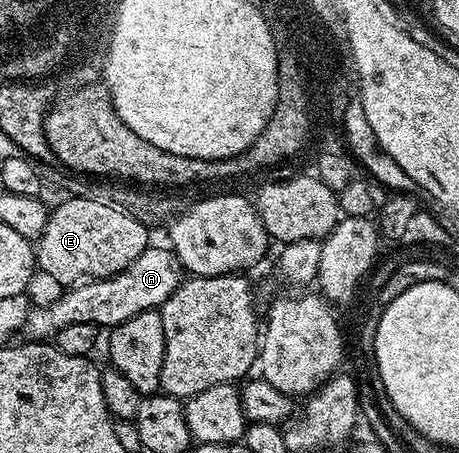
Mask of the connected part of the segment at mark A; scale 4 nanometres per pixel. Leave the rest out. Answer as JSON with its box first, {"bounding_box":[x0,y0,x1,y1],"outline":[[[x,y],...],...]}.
{"bounding_box":[22,243,182,343],"outline":[[[156,243],[149,244],[147,249],[120,273],[103,279],[85,279],[71,287],[65,288],[61,297],[48,301],[45,305],[36,305],[25,312],[22,317],[22,333],[32,343],[48,343],[55,338],[62,327],[70,327],[70,323],[91,323],[97,327],[115,327],[126,323],[139,313],[148,309],[159,310],[160,306],[174,295],[182,280],[180,260],[171,248],[159,249]]]}

